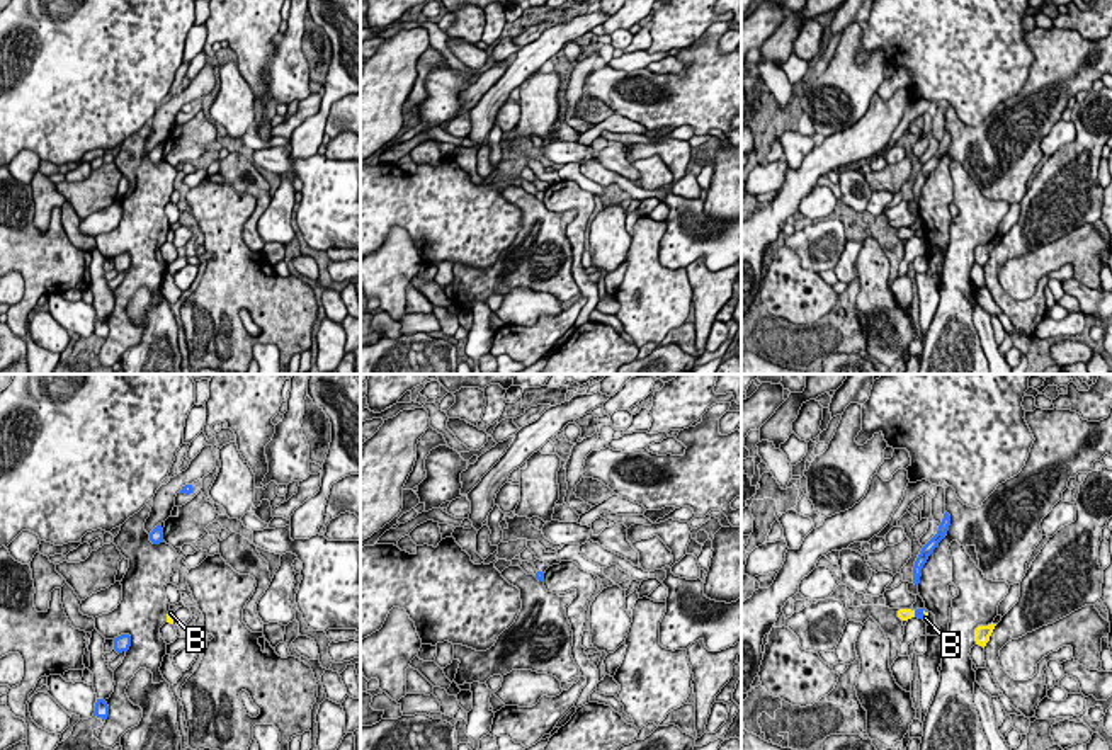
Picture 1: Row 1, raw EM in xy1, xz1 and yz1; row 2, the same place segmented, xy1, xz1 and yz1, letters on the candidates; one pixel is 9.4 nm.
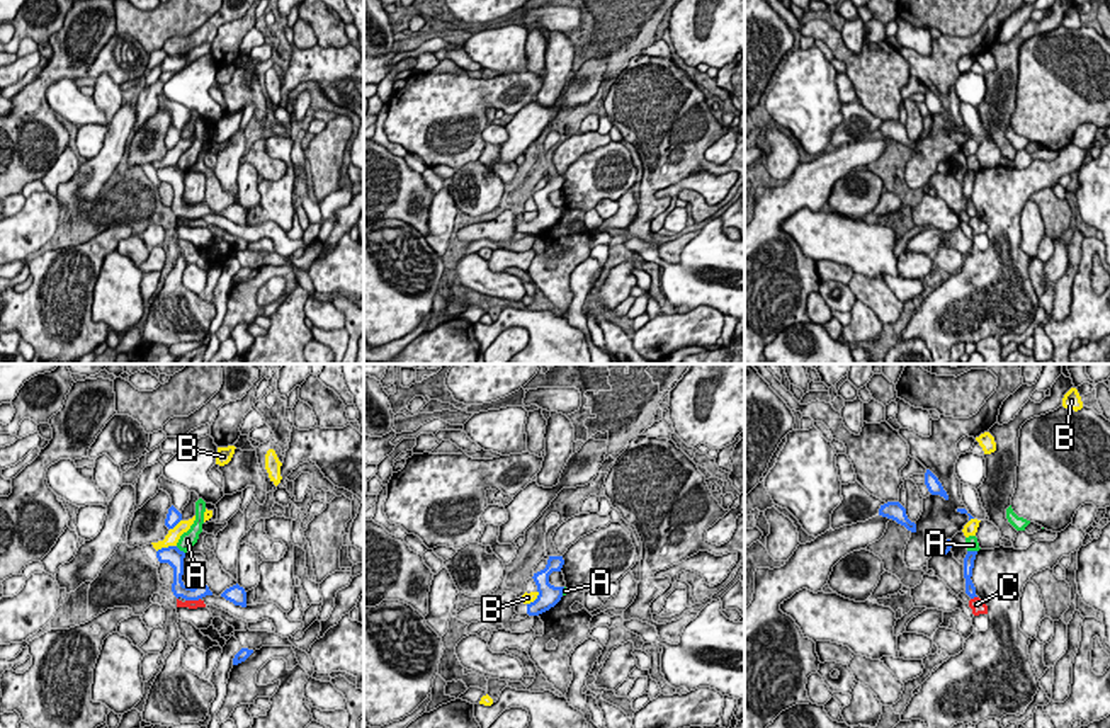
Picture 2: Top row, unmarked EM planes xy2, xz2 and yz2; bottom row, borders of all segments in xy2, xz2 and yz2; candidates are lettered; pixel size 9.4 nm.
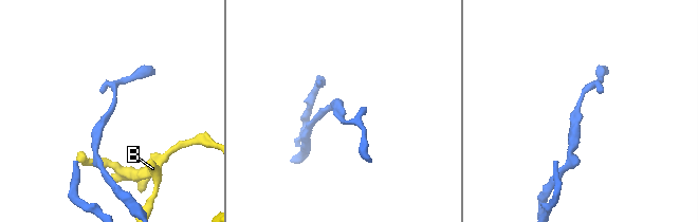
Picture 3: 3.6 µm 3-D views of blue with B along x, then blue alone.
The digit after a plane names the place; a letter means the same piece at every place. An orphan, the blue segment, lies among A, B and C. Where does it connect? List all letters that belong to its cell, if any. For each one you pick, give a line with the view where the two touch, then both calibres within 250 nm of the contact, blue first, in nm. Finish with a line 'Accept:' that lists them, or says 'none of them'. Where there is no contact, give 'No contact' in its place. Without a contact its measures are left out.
Accept: none of them

